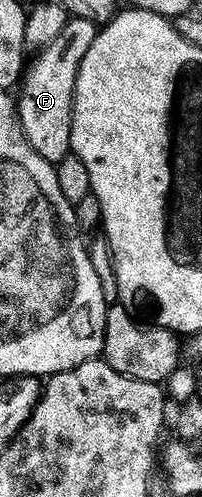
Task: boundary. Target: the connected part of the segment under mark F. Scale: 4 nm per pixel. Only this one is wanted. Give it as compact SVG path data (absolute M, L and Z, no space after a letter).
M85 18L68 19L51 42L34 53L18 85L17 111L25 138L41 158L57 165L71 152L71 107L75 101L75 83L81 58L93 46L97 26Z

